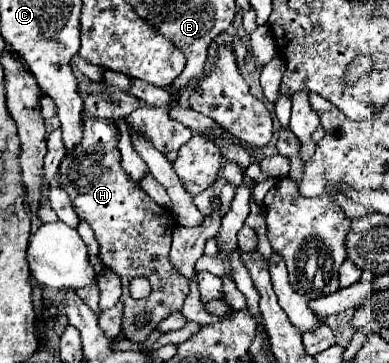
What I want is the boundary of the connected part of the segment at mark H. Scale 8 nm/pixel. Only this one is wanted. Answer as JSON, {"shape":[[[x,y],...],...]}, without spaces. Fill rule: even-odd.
{"shape":[[[87,119],[83,121],[83,141],[67,151],[67,155],[63,157],[61,165],[59,165],[59,171],[57,171],[57,183],[59,187],[69,195],[77,215],[81,219],[85,219],[93,231],[95,231],[95,237],[99,241],[99,257],[103,261],[105,267],[109,267],[111,271],[115,271],[119,277],[121,277],[121,283],[123,283],[123,303],[125,303],[125,313],[123,313],[123,331],[127,335],[129,341],[133,343],[141,343],[145,341],[157,327],[157,323],[167,317],[169,313],[173,311],[181,311],[181,305],[185,301],[185,297],[189,295],[189,281],[177,273],[177,269],[171,265],[167,253],[169,253],[169,247],[171,247],[171,233],[175,229],[175,219],[173,215],[159,207],[145,191],[141,191],[139,187],[135,187],[129,177],[125,175],[125,171],[121,169],[121,151],[117,147],[119,143],[119,127],[115,121],[107,121],[107,119],[91,119],[91,123],[87,125]],[[135,277],[147,277],[149,283],[151,283],[151,293],[149,297],[145,299],[133,299],[129,295],[129,283],[135,279]],[[141,313],[149,313],[149,321],[147,325],[137,325],[137,317]]]}

